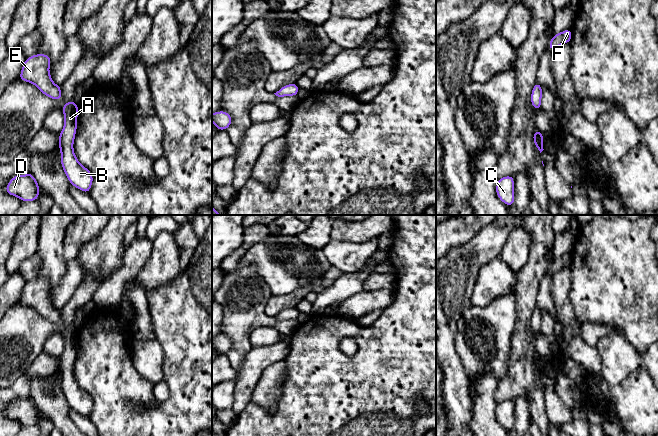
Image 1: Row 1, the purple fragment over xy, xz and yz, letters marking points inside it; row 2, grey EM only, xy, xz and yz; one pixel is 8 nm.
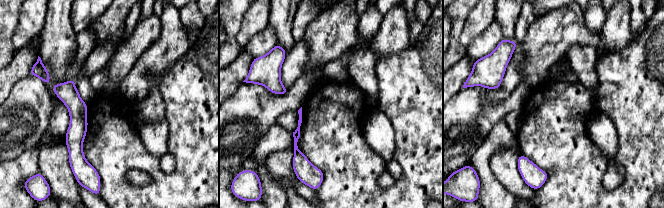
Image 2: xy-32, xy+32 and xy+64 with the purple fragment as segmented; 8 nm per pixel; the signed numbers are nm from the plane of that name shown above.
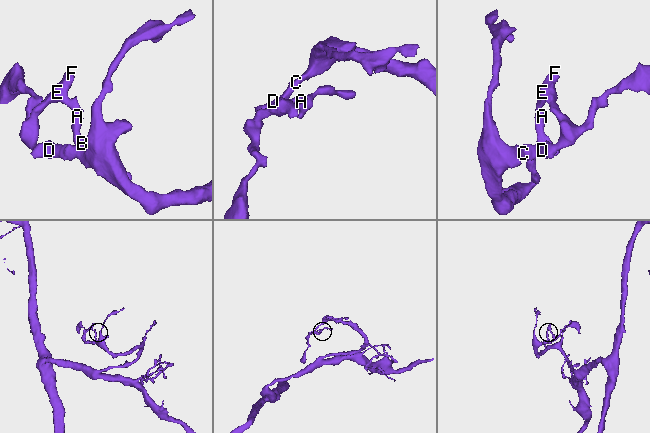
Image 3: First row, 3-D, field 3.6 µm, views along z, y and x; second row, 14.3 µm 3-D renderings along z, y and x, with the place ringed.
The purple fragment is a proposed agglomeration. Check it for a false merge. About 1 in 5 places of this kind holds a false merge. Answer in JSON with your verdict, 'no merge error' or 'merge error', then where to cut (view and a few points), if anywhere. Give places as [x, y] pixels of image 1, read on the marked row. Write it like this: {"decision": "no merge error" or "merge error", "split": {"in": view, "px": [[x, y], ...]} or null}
{"decision": "no merge error", "split": null}

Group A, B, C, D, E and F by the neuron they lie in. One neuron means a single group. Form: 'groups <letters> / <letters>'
groups A B C D E F

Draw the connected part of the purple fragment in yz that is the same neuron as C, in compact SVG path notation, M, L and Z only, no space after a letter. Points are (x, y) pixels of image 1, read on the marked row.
M509 175L498 179L496 184L496 194L507 206L514 205L514 177Z

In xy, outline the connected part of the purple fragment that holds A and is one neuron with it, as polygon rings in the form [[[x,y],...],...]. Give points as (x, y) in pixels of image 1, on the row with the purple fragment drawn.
[[[74,100],[68,101],[63,107],[64,127],[59,133],[59,150],[61,166],[72,186],[89,193],[92,183],[92,173],[76,158],[73,143],[77,130],[78,105]]]

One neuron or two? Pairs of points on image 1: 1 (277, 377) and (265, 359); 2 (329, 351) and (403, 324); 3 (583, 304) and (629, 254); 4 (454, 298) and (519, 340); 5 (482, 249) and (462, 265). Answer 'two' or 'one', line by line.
1: two
2: one
3: one
4: two
5: one

